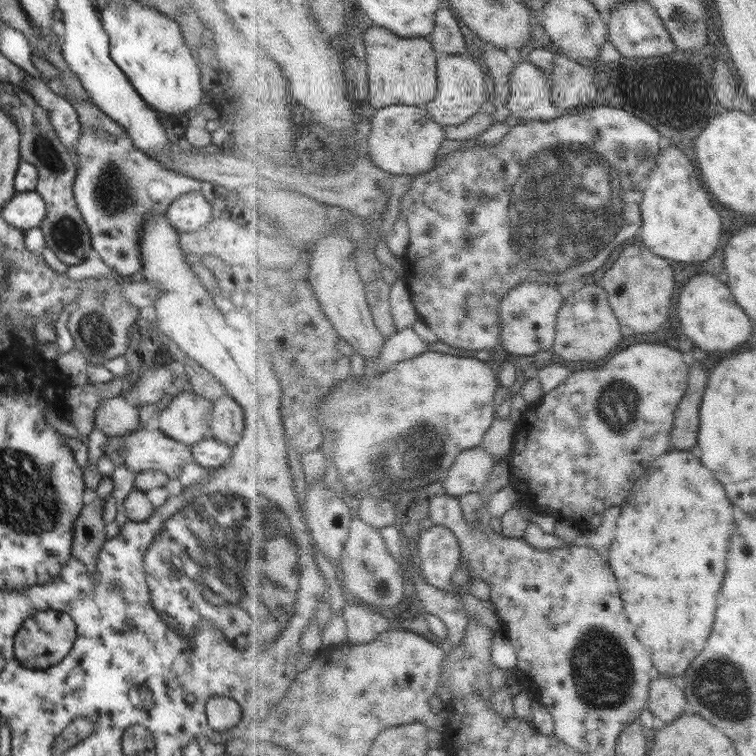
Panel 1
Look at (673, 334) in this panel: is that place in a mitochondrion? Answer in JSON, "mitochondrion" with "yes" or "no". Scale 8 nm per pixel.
{"mitochondrion":"no"}

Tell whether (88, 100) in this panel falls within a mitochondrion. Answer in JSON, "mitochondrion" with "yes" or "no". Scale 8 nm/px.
{"mitochondrion":"no"}

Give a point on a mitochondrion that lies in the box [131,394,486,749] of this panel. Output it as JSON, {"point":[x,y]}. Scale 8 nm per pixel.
{"point":[187,552]}

